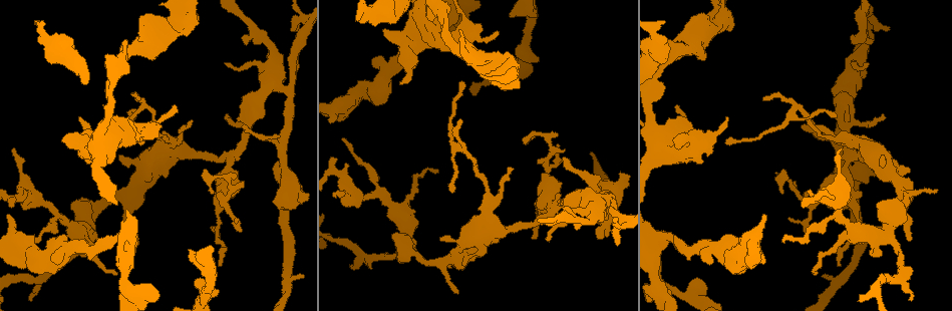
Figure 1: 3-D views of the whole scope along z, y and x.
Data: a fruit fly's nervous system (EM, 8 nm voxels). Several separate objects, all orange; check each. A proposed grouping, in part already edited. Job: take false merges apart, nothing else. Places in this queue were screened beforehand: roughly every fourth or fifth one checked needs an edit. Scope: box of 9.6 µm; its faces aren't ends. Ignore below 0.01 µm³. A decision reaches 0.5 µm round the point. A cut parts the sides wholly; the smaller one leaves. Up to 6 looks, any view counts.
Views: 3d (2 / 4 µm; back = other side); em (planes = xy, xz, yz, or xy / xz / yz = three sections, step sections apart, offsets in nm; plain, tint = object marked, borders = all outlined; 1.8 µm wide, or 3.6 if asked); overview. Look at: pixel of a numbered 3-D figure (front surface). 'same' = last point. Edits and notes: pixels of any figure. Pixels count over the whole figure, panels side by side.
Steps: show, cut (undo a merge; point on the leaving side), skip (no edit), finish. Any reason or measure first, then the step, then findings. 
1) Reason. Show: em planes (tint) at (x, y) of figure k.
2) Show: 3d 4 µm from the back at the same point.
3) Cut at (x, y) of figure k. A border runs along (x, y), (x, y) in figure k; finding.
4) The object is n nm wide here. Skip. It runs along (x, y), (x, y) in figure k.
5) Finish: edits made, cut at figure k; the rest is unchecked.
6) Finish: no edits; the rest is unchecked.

Thick turns thin. Show: 3d 4 µm at (407, 73) of figure 1.

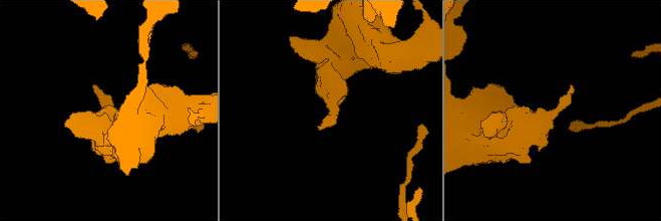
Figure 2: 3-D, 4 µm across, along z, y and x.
Show: em planes (tint) at (331, 112) of figure 2.

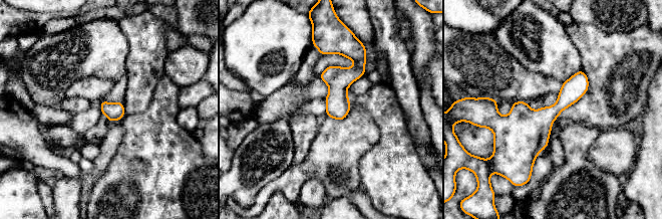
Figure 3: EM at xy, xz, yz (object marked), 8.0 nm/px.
The object is 150 nm wide here. Skip. All the same cell.

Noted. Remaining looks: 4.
Sharp bend. Show: 3d 4 µm at (97, 205) of figure 1.

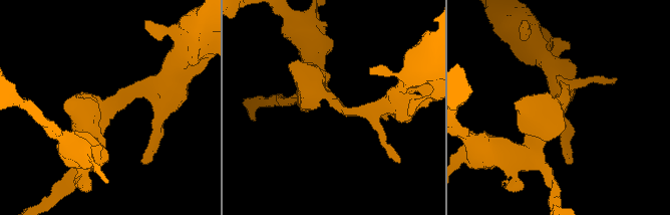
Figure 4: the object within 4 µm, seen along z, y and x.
The arms are 220, 360 nm wide. Show: em planes (tint) at (110, 105) of figure 4.

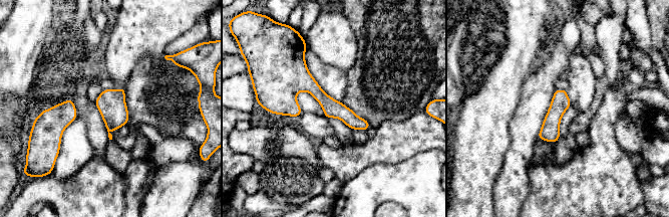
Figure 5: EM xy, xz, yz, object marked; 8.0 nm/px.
Skip. It runs along (274, 105), (311, 86), (366, 126) in figure 5; continuous, no second cell.

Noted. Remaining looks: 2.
Finish: no edits; the rest is unchecked.

